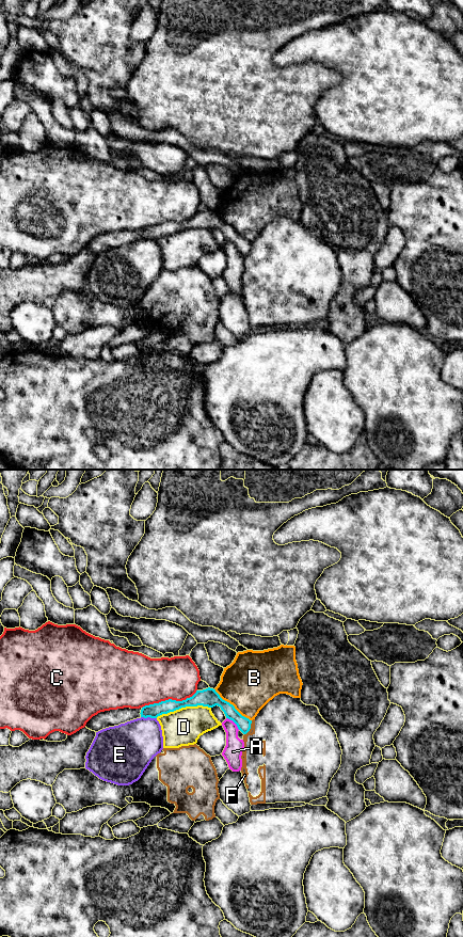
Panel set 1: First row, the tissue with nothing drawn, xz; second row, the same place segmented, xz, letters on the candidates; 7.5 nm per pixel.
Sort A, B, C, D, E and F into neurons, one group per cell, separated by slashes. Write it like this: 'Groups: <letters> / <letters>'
Groups: A B / C / D / E / F

